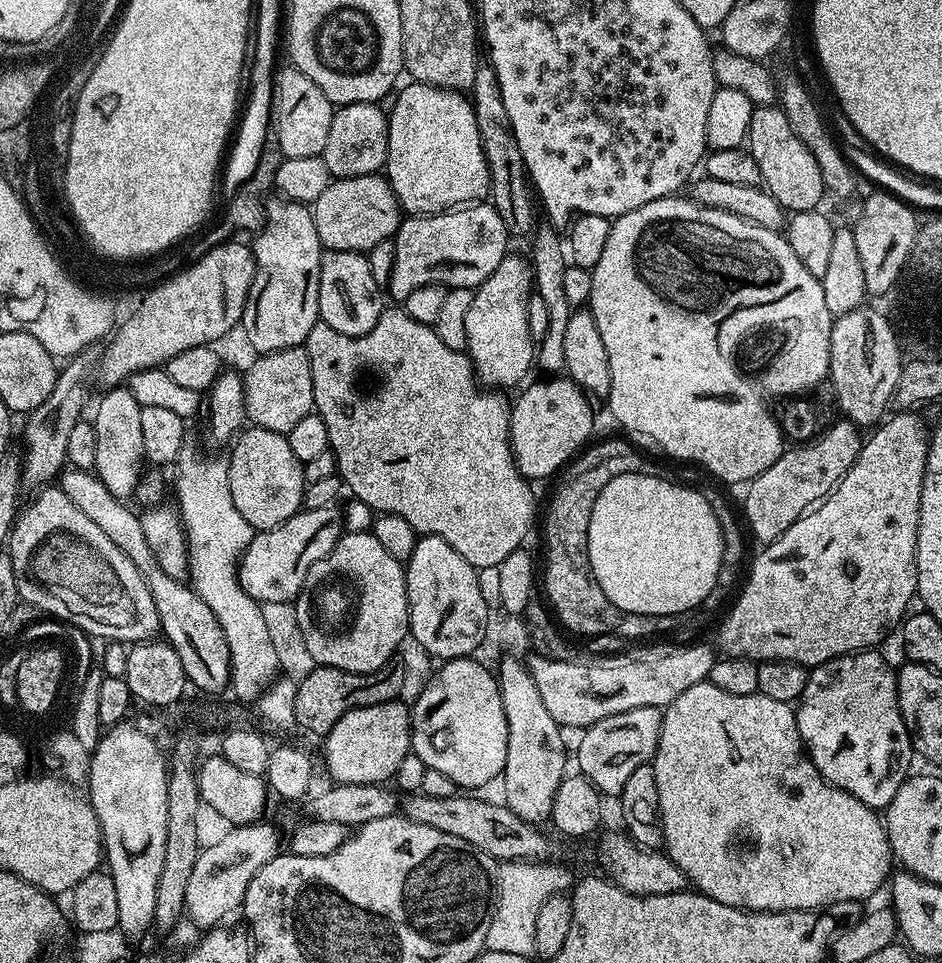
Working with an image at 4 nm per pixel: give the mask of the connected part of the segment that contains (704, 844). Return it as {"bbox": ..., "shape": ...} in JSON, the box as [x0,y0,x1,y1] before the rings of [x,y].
{"bbox":[651,682,894,912],"shape":[[[705,682],[690,686],[690,690],[678,694],[678,698],[674,698],[674,702],[663,709],[663,713],[656,755],[651,762],[654,779],[658,781],[659,824],[664,831],[663,851],[700,895],[714,898],[726,906],[743,908],[745,912],[811,912],[831,909],[831,904],[843,906],[861,902],[867,896],[874,895],[883,884],[885,887],[894,870],[894,857],[883,819],[873,809],[858,802],[858,798],[846,794],[846,790],[828,784],[826,778],[822,778],[802,742],[796,710],[792,704],[774,702],[774,698],[766,698],[761,692],[726,694],[726,690],[718,690],[718,686]]]}

